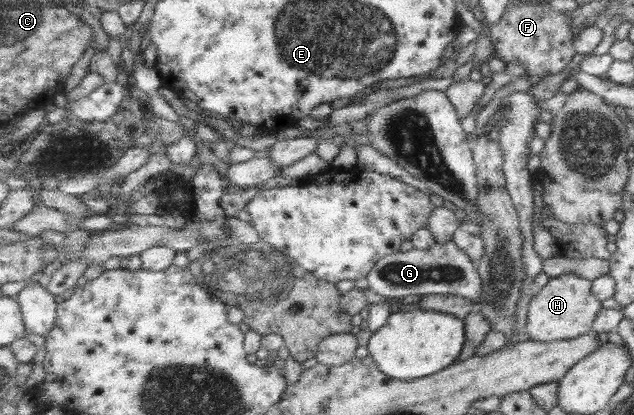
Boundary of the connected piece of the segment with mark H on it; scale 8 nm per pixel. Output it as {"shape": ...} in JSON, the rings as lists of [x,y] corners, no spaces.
{"shape":[[[562,274],[549,278],[547,284],[537,290],[532,297],[524,331],[531,340],[544,343],[576,339],[592,333],[601,310],[603,310],[602,301],[594,294],[591,279],[580,277],[578,274]]]}

